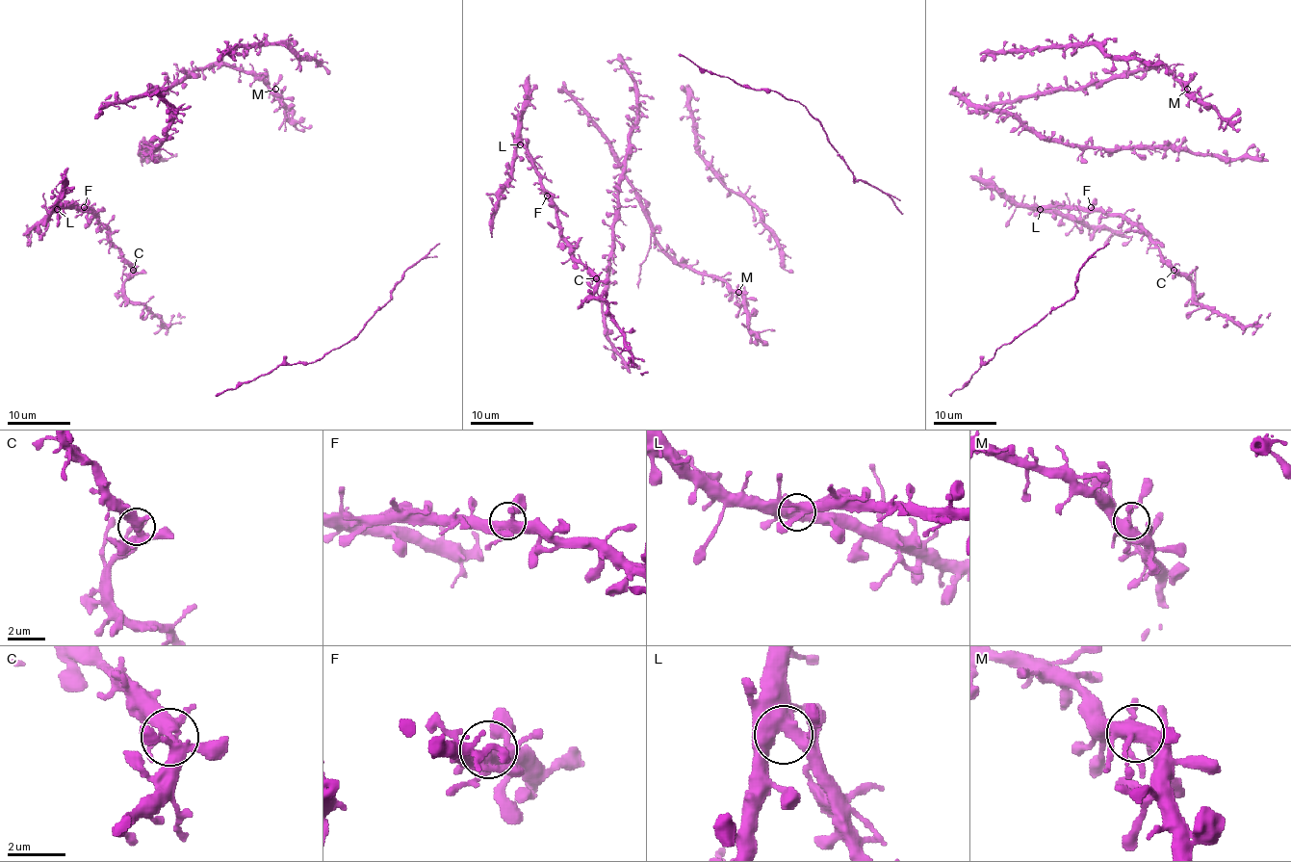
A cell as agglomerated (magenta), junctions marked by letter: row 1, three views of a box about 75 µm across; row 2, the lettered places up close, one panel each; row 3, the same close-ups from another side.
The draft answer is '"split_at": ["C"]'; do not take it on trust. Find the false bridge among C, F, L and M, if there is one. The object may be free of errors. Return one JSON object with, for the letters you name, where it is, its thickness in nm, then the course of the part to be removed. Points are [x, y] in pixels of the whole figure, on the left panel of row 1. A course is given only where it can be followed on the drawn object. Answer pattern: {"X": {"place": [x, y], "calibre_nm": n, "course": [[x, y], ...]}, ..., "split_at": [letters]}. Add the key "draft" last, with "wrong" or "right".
{"split_at": [], "draft": "wrong"}

